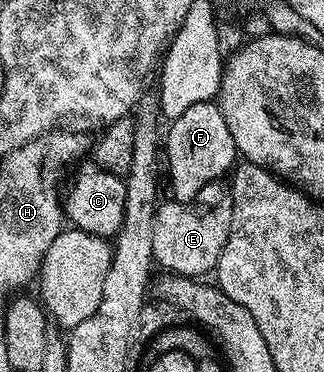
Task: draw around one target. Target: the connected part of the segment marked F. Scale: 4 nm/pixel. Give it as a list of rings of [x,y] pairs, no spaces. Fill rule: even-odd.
[[[216,101],[191,104],[183,116],[172,119],[168,125],[169,134],[167,130],[163,138],[163,154],[169,157],[169,186],[176,201],[189,204],[216,178],[225,173],[226,177],[234,169],[239,155],[235,140],[231,140],[231,128],[227,128],[227,120],[223,120],[223,112]]]

